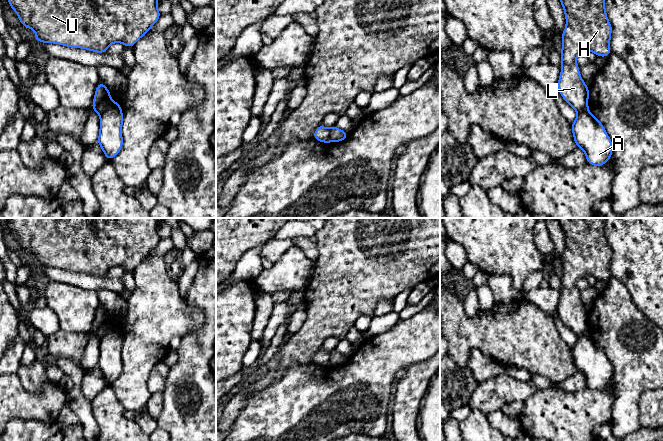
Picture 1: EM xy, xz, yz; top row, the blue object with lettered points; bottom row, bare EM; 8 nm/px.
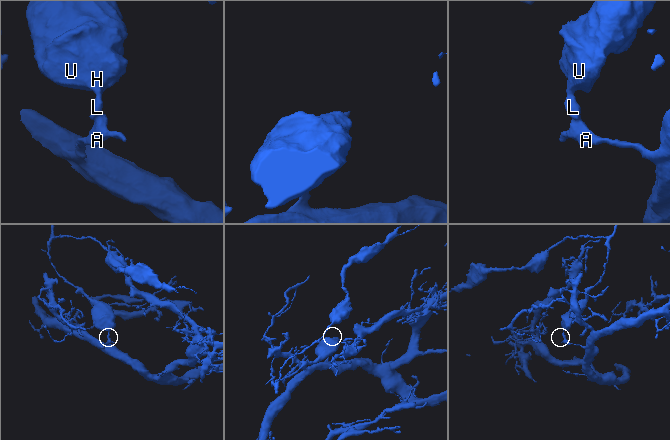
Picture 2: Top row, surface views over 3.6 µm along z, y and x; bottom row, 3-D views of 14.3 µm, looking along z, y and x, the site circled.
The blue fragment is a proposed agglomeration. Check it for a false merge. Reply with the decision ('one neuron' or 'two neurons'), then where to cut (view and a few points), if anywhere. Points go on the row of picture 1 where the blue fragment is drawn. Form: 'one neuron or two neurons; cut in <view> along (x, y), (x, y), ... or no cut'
two neurons; cut in xz along (331, 128), (328, 141)

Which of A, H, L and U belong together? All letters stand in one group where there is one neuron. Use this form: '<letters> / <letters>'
A / H L U

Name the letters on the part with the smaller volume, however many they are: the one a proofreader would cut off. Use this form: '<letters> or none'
H, L, U

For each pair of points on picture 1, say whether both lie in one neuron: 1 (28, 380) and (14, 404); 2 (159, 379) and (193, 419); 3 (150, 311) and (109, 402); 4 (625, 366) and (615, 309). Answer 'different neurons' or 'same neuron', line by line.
1: different neurons
2: different neurons
3: different neurons
4: same neuron

